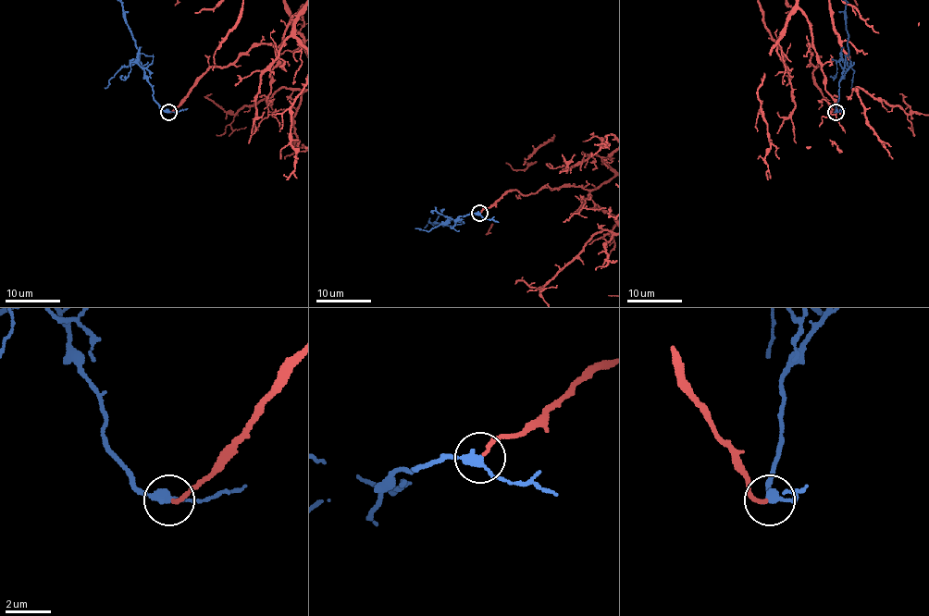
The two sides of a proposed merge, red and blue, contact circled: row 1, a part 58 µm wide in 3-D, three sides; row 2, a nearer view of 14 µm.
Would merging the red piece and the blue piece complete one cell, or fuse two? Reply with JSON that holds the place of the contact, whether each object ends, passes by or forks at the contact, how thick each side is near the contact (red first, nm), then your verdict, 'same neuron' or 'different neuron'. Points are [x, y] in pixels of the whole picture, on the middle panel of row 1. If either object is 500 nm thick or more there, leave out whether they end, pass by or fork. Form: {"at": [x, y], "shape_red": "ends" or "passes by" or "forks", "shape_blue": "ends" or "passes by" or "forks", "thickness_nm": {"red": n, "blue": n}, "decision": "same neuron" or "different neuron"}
{"at": [479, 213], "shape_red": "ends", "shape_blue": "passes by", "thickness_nm": {"red": 180, "blue": 320}, "decision": "same neuron"}

